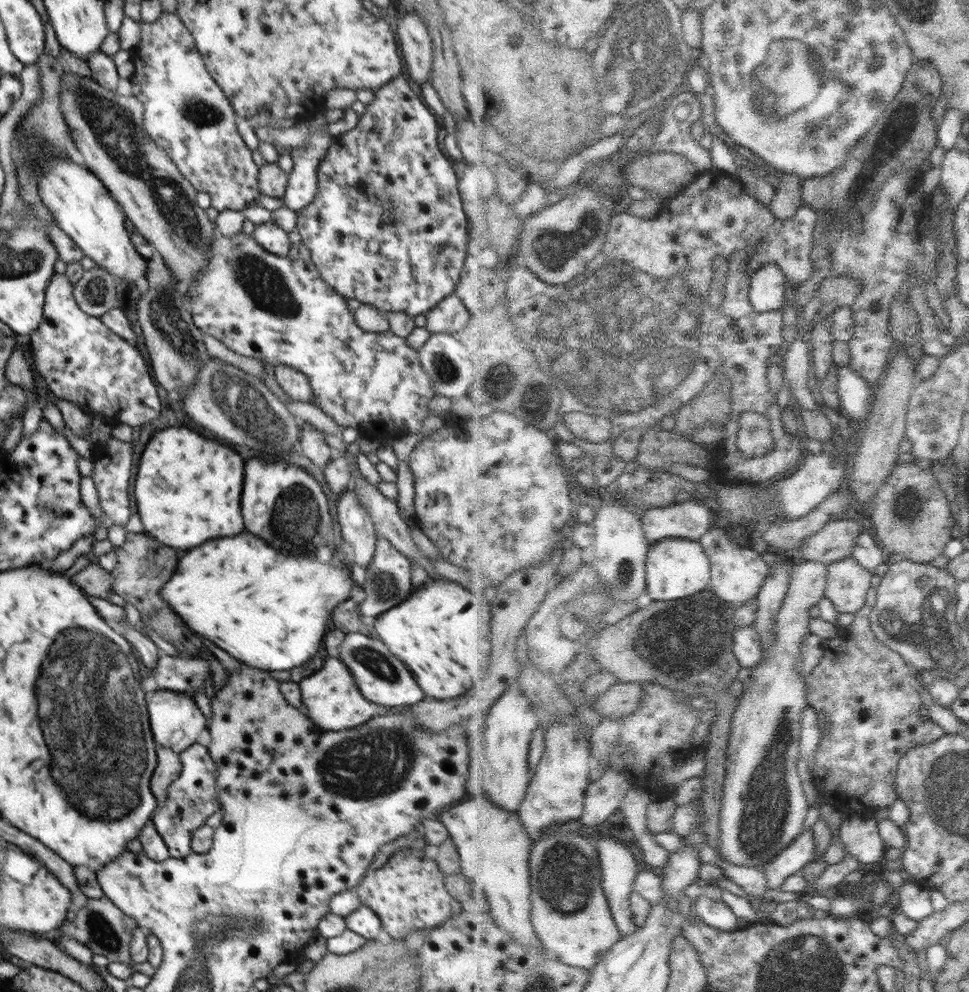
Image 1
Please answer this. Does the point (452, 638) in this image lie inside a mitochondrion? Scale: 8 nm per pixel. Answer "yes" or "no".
no

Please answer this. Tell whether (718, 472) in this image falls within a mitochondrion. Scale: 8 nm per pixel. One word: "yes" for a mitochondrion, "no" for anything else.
no

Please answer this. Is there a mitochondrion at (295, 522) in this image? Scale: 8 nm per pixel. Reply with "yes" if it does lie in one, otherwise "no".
yes

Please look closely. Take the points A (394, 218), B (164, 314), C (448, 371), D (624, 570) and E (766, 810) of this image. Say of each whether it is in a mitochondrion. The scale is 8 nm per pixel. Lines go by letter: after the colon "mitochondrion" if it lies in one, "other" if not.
A: mitochondrion
B: mitochondrion
C: mitochondrion
D: mitochondrion
E: mitochondrion

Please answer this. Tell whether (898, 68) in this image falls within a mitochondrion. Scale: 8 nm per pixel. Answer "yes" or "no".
no

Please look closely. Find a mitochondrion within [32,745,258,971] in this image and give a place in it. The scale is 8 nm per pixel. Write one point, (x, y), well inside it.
(99, 929)

